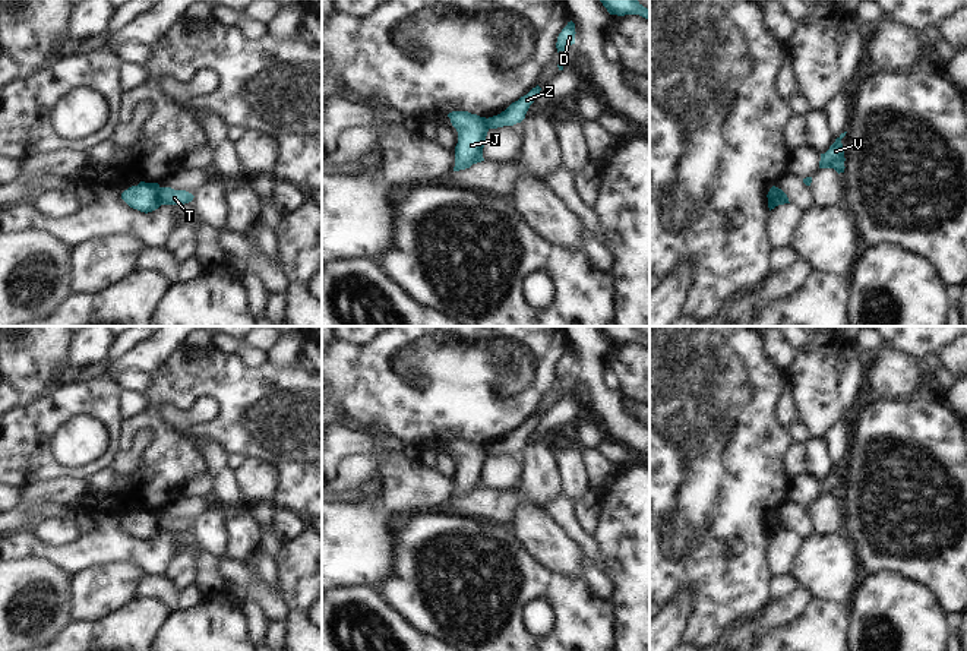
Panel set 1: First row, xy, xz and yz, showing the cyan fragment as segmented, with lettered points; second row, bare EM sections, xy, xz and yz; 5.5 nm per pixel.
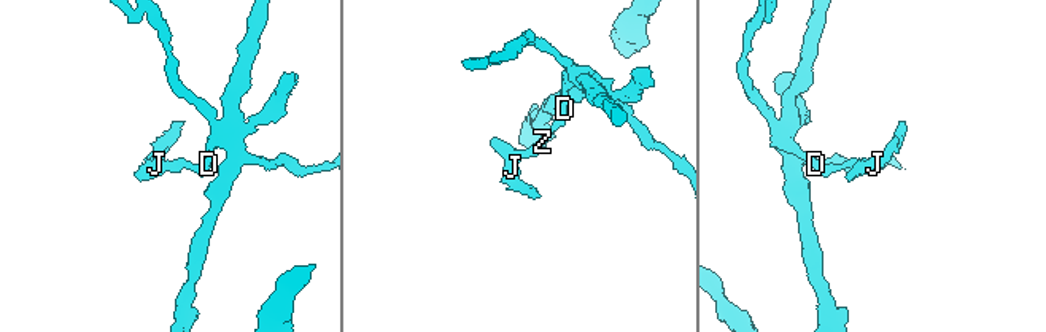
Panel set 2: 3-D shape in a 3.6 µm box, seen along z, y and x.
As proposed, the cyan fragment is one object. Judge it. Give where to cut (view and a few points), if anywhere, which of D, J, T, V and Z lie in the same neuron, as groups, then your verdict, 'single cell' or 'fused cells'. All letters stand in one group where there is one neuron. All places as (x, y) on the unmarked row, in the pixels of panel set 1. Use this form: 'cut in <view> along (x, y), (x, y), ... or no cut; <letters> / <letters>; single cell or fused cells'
cut in yz along (777, 515), (779, 525), (770, 530); D T Z / J V; fused cells

